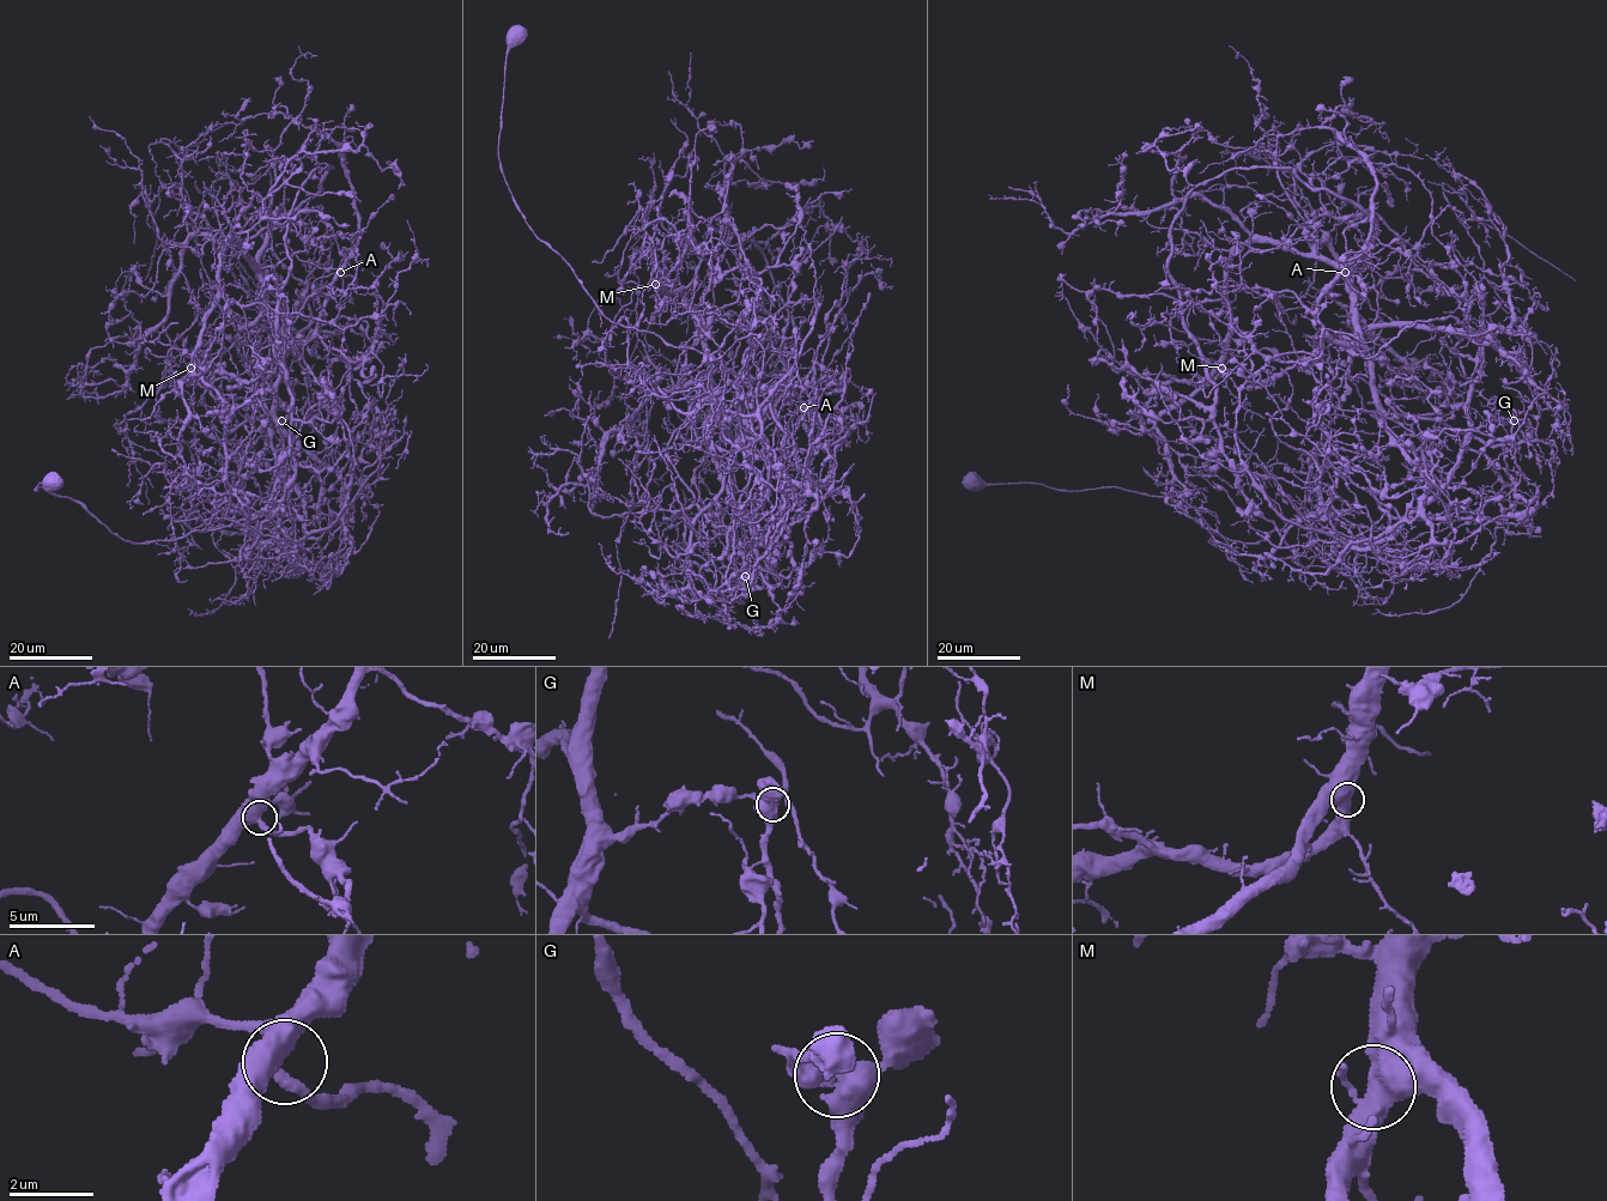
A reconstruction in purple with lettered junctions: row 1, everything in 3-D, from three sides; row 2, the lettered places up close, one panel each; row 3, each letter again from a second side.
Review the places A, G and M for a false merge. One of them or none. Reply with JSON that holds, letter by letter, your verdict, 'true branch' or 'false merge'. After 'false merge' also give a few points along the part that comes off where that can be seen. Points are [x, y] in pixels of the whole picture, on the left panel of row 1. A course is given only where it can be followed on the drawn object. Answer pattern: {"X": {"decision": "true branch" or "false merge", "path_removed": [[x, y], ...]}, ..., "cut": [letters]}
{"A": {"decision": "true branch"}, "G": {"decision": "false merge", "path_removed": [[282, 420], [271, 443], [303, 504], [296, 549], [326, 529], [346, 502], [353, 447], [283, 319], [261, 307]]}, "M": {"decision": "true branch"}, "cut": ["G"]}

